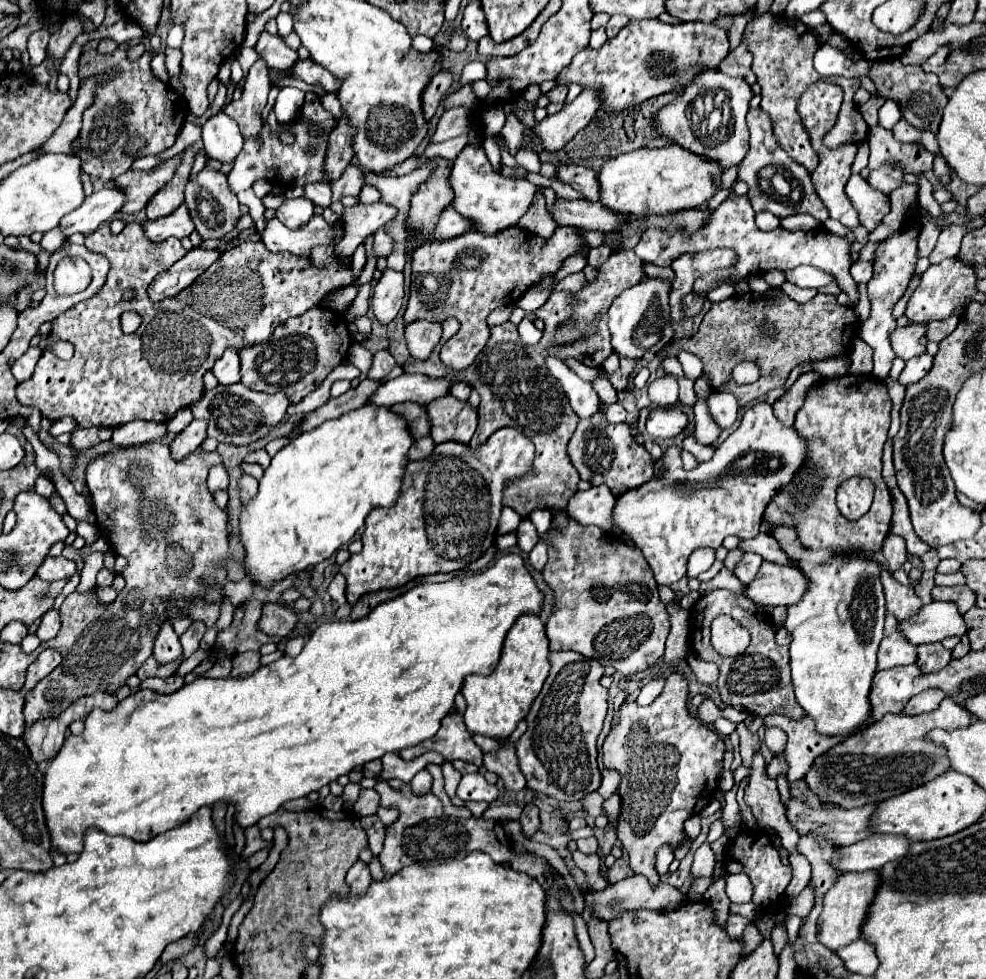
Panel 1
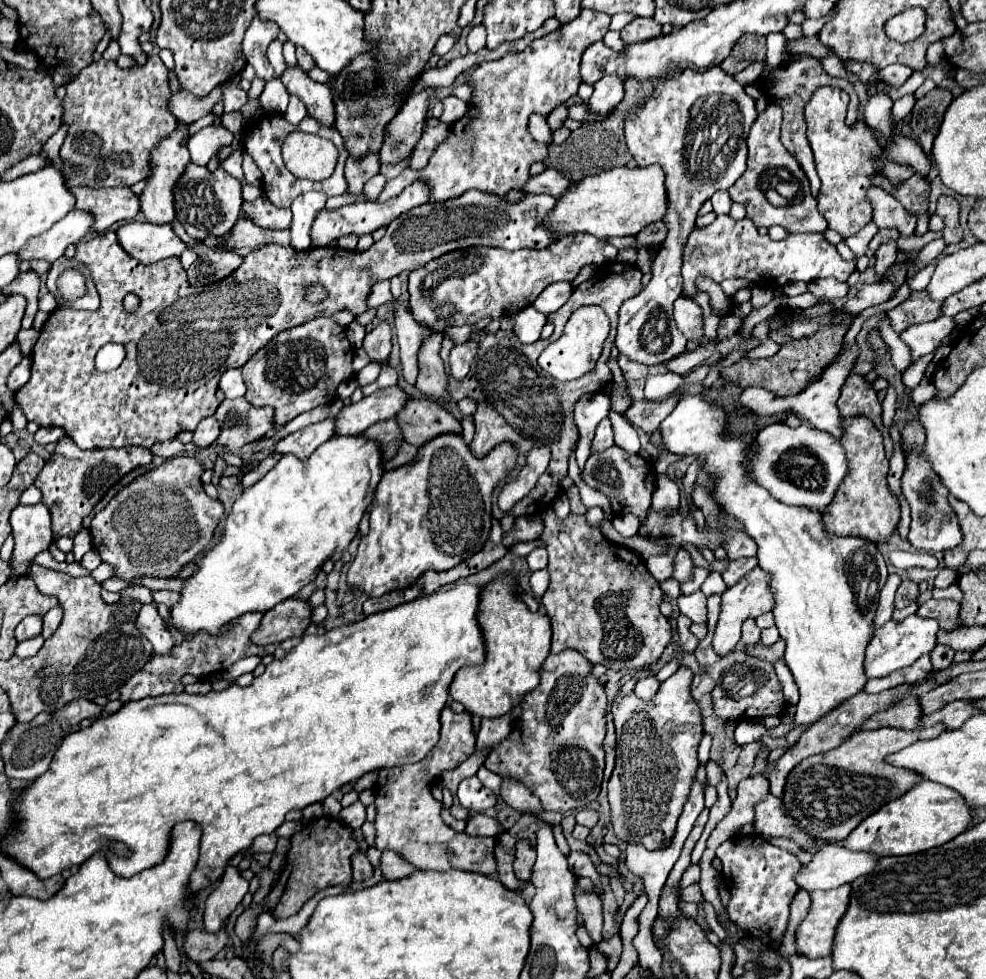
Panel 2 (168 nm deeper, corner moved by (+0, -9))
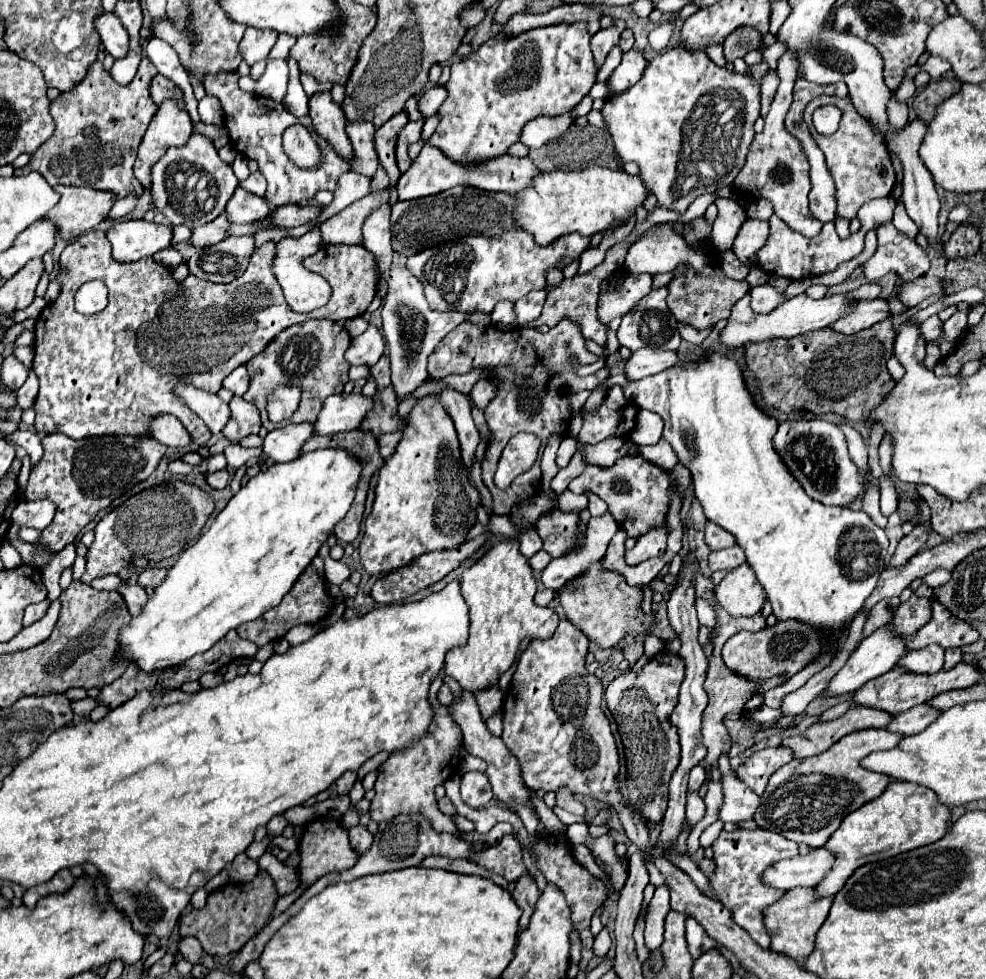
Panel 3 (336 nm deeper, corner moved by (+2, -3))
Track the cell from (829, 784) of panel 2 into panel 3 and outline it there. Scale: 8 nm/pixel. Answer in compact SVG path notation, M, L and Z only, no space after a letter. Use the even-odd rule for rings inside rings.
M863 729L845 735L839 739L839 743L817 757L793 759L771 775L767 789L761 795L763 805L759 805L755 811L753 821L761 829L781 833L795 843L805 843L807 847L823 847L839 829L843 817L879 797L891 783L887 775L877 775L875 771L863 769L861 759L873 751L893 749L901 743L903 737L905 735L891 733L887 729Z

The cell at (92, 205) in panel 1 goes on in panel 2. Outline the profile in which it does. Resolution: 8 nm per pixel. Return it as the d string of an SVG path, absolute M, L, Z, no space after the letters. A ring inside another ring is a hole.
M69 211L61 221L57 221L45 233L31 237L19 251L19 261L35 261L45 259L53 263L59 259L67 245L81 241L93 225L93 217L85 211Z

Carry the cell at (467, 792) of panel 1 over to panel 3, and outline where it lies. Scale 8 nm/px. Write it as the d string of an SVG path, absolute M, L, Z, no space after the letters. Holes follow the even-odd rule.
M469 771L461 777L461 799L473 807L473 809L481 809L491 801L493 793L491 793L491 785L487 781L485 773L479 771Z

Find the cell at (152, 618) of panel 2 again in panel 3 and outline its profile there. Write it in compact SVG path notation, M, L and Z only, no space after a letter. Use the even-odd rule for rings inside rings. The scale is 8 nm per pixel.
M123 583L117 591L123 595L123 599L125 599L127 607L129 607L131 617L139 615L139 611L145 607L145 603L149 599L147 593L145 593L145 589L141 585L127 585L127 583Z

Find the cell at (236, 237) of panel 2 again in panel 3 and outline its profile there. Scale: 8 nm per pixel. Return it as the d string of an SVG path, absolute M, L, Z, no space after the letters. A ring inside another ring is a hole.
M219 215L215 221L207 223L205 227L199 227L199 229L193 229L193 237L191 237L191 243L197 245L197 247L209 247L209 245L215 245L219 243L221 239L227 239L227 231L229 231L229 223L227 223L227 217L225 215Z

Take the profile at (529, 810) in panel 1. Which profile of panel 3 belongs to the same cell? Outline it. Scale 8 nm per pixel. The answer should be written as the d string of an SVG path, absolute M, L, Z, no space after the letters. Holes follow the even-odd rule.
M527 873L527 875L523 875L523 879L519 879L519 881L515 881L515 883L507 883L507 885L503 885L503 887L513 895L515 903L521 907L523 915L521 915L519 927L525 929L525 927L529 925L529 917L531 917L531 913L533 913L533 909L535 909L535 901L539 899L539 893L541 893L541 891L537 889L537 885L535 885L535 879Z

